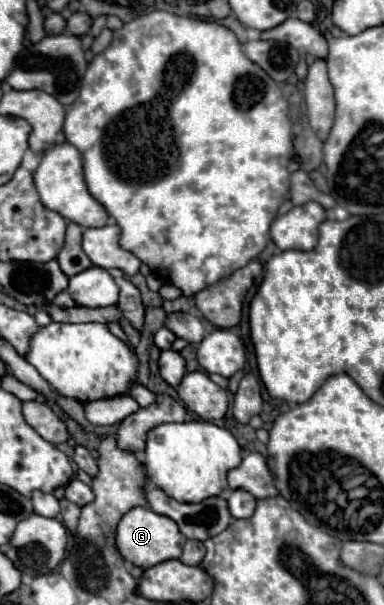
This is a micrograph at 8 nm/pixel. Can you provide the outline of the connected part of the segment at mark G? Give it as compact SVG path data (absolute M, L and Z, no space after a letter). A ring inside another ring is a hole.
M144 506L132 508L118 522L116 546L122 554L122 558L130 560L132 564L136 564L144 570L150 568L150 566L156 566L164 560L178 558L182 554L182 542L184 542L184 536L180 534L178 524L172 518L160 516L160 514L156 514L156 512L152 512L150 508L144 508Z

